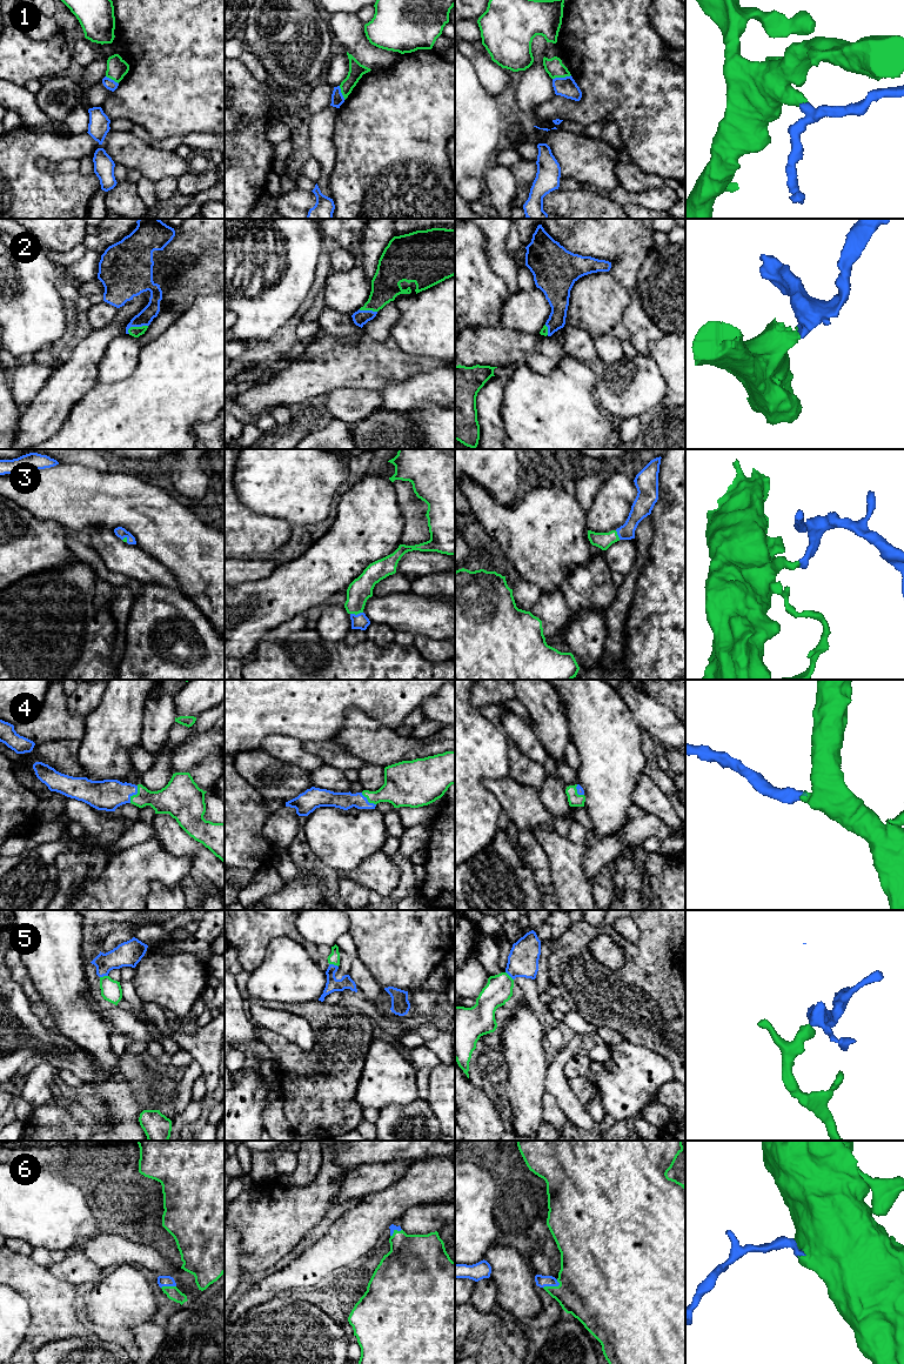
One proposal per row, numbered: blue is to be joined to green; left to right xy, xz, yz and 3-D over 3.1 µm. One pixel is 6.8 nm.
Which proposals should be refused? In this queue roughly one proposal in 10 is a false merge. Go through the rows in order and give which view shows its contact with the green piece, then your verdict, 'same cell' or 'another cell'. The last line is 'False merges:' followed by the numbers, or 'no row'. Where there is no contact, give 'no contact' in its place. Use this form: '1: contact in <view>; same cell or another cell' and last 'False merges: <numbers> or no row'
1: contact in yz; another cell
2: contact in xy; same cell
3: contact in xz; same cell
4: contact in xy; same cell
5: contact in xz; same cell
6: contact in yz; same cell
False merges: 1

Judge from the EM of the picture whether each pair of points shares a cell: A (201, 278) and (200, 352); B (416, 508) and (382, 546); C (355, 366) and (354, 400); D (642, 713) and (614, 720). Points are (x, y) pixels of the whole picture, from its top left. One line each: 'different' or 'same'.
A: different
B: different
C: different
D: different

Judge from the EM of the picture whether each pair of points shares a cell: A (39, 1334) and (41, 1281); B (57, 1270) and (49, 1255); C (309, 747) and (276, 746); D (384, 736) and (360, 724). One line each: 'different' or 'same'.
A: same
B: different
C: different
D: same

